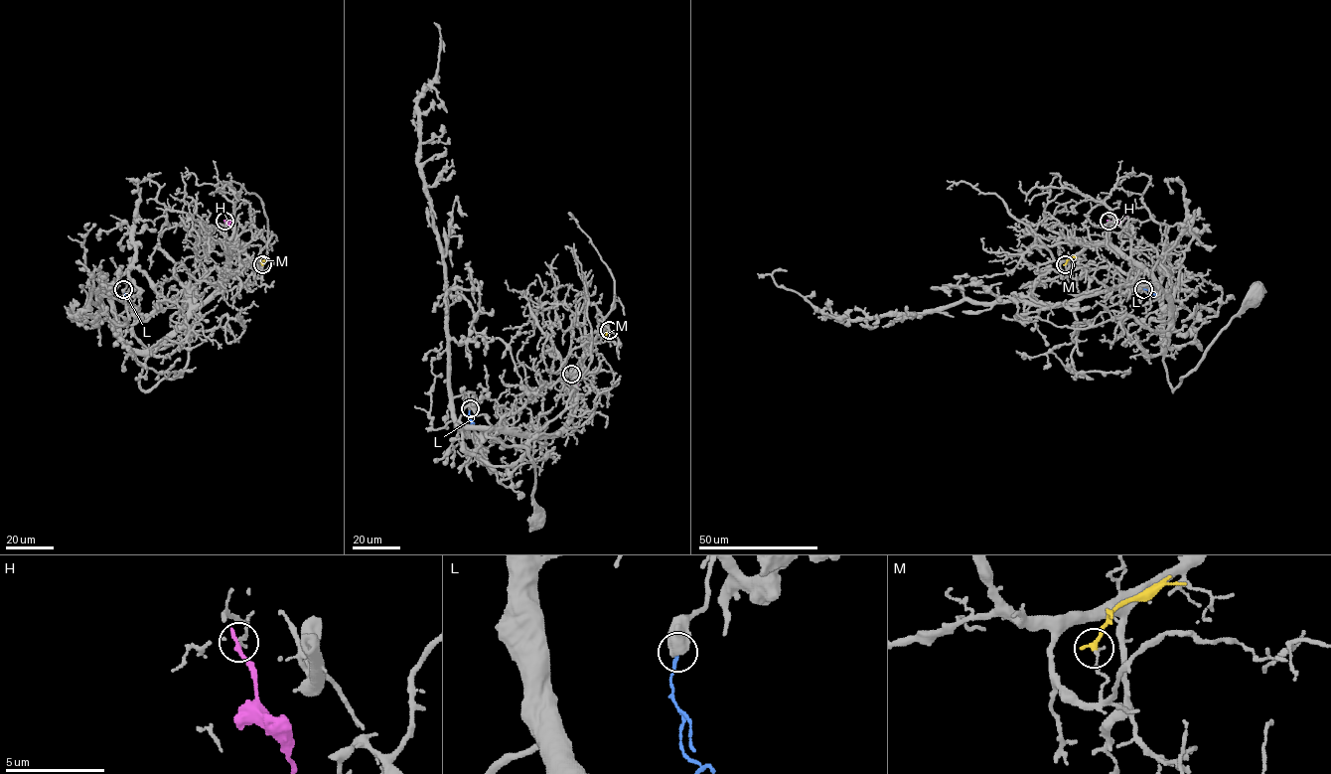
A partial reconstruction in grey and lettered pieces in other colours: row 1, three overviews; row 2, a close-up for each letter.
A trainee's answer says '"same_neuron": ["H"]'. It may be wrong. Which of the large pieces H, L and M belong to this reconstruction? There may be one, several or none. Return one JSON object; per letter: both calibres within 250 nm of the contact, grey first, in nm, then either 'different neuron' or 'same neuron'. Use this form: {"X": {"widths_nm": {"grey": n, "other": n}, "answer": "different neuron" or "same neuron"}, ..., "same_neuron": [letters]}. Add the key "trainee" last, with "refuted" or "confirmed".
{"H": {"widths_nm": {"grey": 160, "other": 280}, "answer": "different neuron"}, "L": {"widths_nm": {"grey": 650, "other": 180}, "answer": "different neuron"}, "M": {"widths_nm": {"grey": 140, "other": 280}, "answer": "different neuron"}, "same_neuron": [], "trainee": "refuted"}

